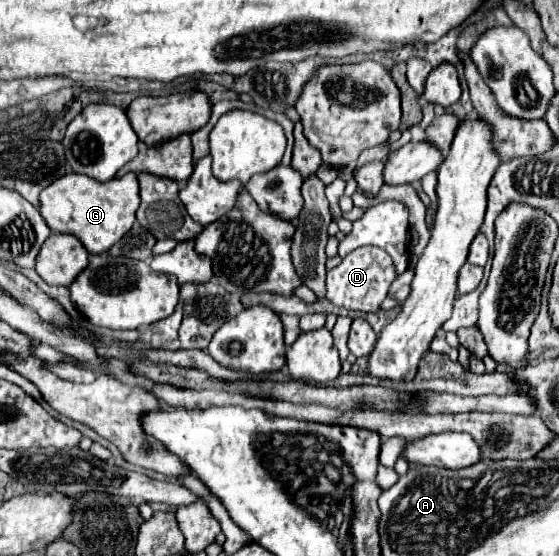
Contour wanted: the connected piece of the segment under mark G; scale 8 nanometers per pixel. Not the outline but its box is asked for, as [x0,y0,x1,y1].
[40,172,138,254]

